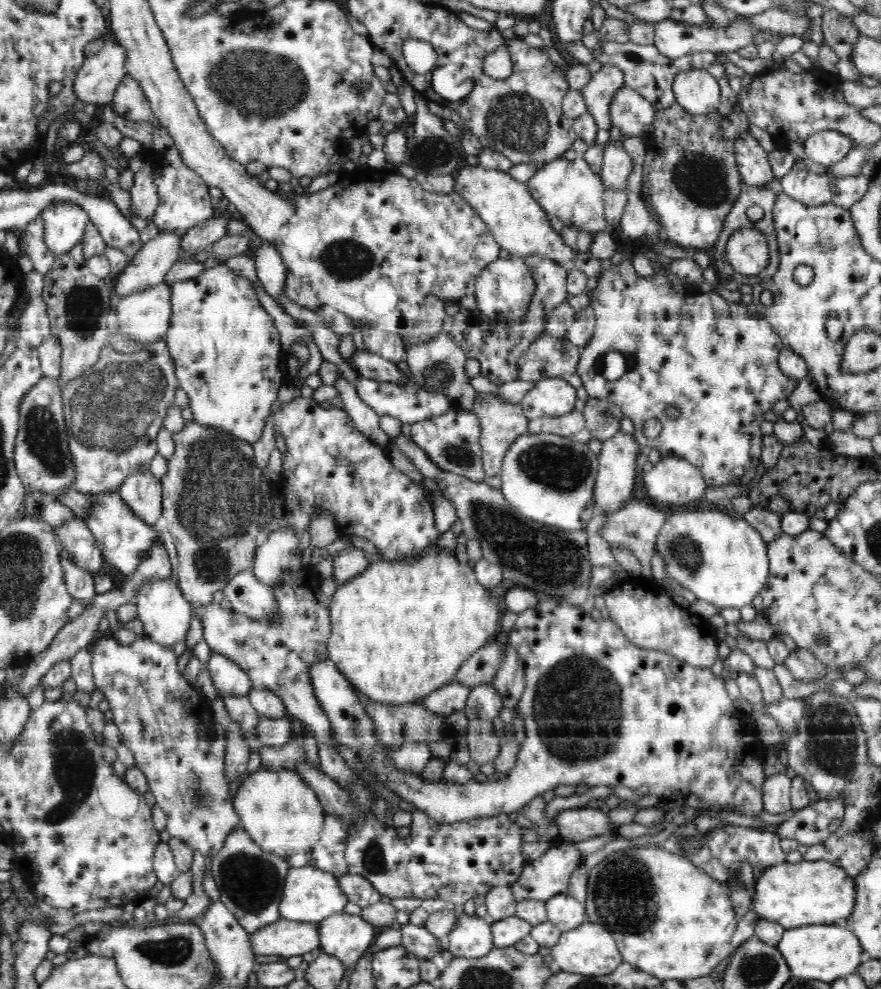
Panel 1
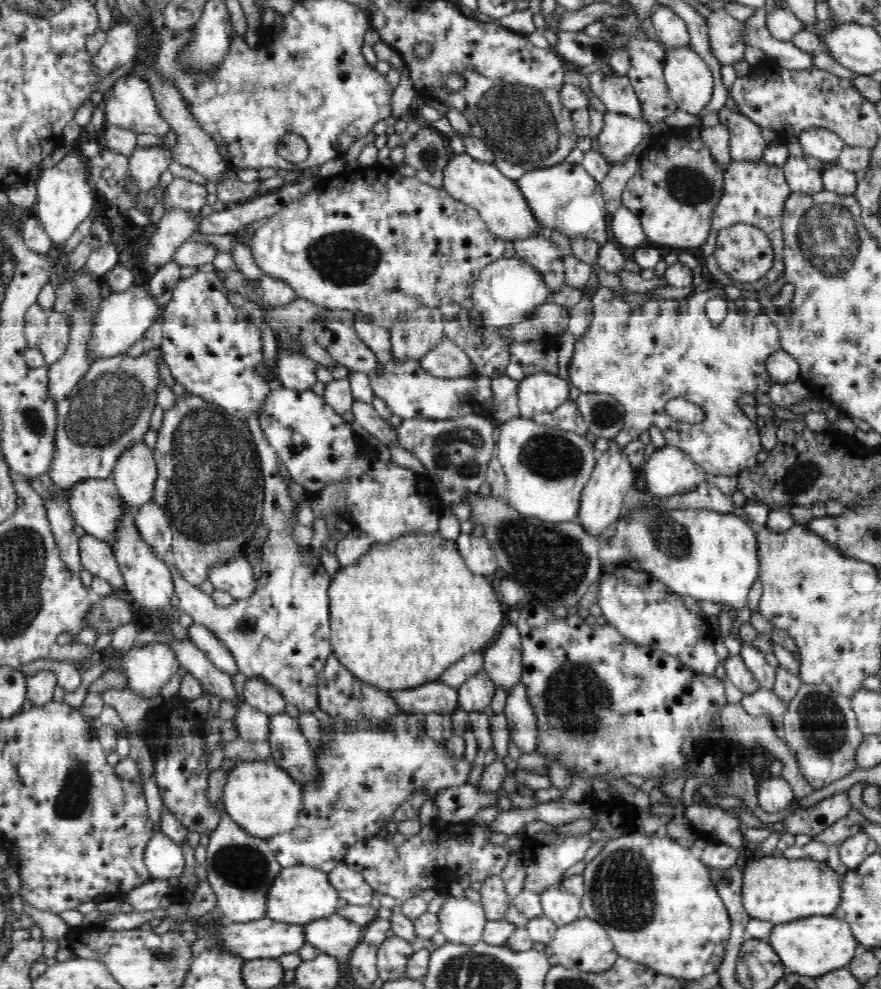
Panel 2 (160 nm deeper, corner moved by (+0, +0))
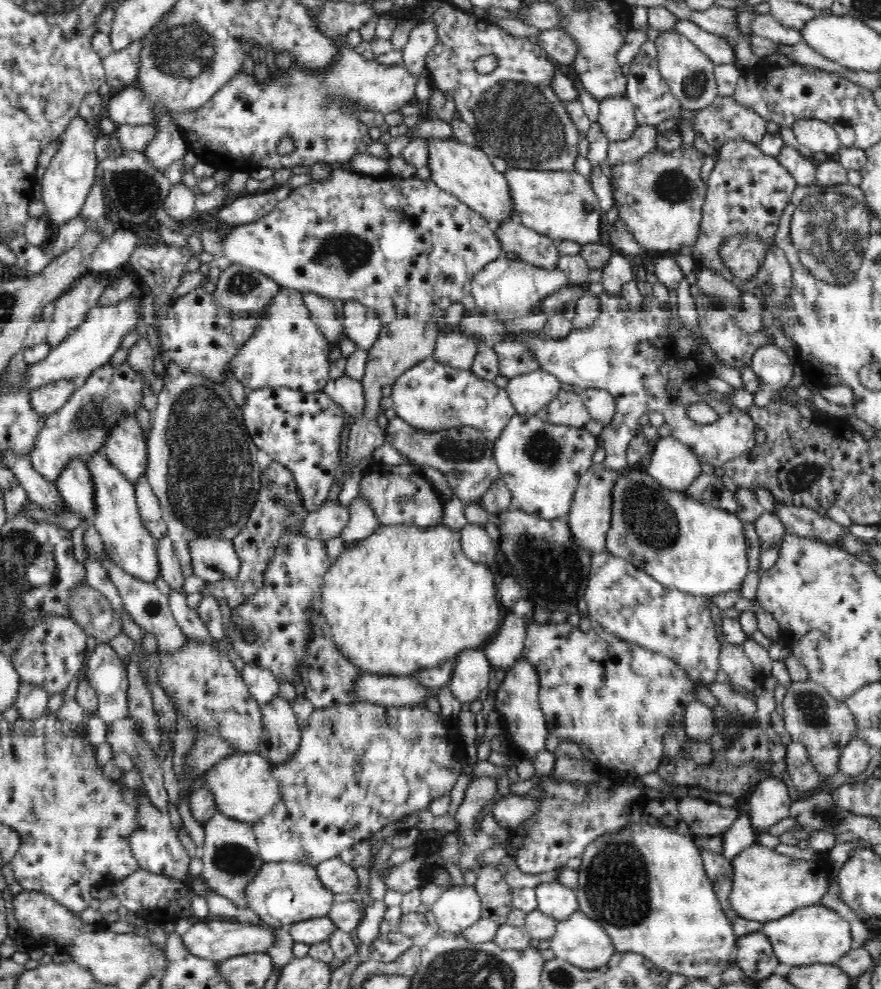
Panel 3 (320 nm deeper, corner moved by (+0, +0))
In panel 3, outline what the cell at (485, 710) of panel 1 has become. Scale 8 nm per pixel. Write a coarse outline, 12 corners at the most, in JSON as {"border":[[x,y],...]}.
{"border":[[483,648],[461,650],[449,680],[461,703],[488,686]]}

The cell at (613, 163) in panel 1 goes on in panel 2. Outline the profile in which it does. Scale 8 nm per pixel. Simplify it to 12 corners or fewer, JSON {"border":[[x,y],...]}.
{"border":[[606,111],[598,136],[608,166],[625,161],[651,126]]}

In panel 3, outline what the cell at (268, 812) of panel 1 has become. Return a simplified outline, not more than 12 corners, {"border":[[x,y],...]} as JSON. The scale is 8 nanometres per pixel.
{"border":[[236,753],[204,771],[218,811],[252,824],[282,791],[260,753]]}

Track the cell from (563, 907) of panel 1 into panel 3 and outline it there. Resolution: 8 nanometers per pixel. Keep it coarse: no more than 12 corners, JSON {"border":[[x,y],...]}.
{"border":[[557,880],[535,886],[537,910],[562,922],[579,911],[575,891]]}

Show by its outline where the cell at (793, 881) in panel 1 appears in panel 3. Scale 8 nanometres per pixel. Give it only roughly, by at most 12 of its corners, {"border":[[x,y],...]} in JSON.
{"border":[[760,844],[734,860],[729,903],[764,924],[821,902],[828,859]]}

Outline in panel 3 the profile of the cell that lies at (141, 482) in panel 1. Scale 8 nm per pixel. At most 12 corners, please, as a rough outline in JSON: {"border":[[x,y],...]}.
{"border":[[135,416],[107,432],[104,453],[134,484],[147,467],[147,442]]}

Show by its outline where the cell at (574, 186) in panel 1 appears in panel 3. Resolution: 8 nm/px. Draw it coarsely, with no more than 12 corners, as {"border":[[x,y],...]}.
{"border":[[509,168],[514,212],[557,243],[599,242],[588,177]]}

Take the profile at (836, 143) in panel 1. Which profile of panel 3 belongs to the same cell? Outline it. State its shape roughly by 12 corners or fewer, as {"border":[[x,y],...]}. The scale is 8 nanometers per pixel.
{"border":[[802,119],[791,128],[813,153],[836,154],[842,147],[826,121]]}

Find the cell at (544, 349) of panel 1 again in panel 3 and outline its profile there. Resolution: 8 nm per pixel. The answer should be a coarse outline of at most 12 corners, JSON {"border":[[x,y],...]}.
{"border":[[518,339],[492,344],[500,375],[508,379],[540,370]]}

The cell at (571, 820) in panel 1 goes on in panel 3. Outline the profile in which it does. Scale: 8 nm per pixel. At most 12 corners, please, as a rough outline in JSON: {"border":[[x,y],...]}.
{"border":[[503,796],[492,814],[501,827],[516,829],[540,808],[526,796]]}

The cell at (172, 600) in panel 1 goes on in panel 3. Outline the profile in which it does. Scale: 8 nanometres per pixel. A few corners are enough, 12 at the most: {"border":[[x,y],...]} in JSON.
{"border":[[103,450],[89,456],[88,522],[107,556],[135,578],[160,576],[157,542],[134,485]]}

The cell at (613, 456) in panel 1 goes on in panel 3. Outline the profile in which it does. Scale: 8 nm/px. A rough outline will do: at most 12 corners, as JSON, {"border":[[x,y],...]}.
{"border":[[593,462],[566,521],[590,553],[607,550],[619,471]]}

